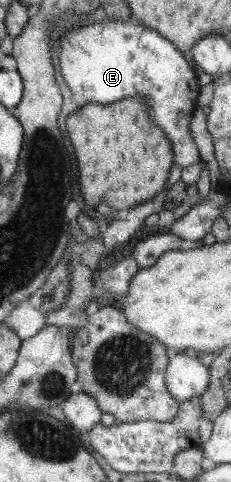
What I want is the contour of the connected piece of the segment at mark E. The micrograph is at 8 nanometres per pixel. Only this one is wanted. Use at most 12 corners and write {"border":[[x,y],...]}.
{"border":[[154,28],[65,32],[67,87],[107,105],[142,95],[181,169],[199,85]]}

